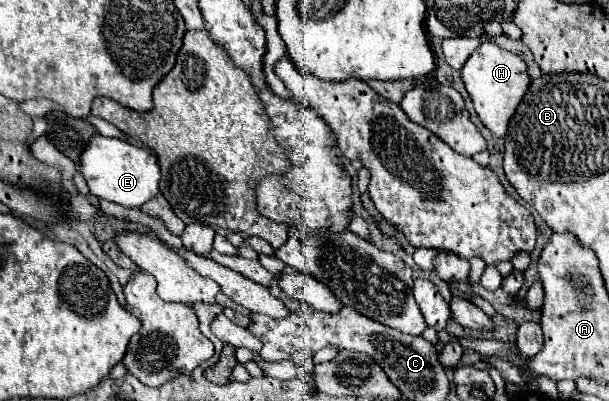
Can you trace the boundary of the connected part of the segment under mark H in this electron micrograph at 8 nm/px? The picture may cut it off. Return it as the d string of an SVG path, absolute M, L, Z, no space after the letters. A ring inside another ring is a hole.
M482 43L464 63L460 77L474 103L474 111L478 113L484 127L494 137L504 137L506 129L508 129L508 121L514 115L516 107L520 105L520 101L530 85L526 63L518 55L498 47L496 43Z

